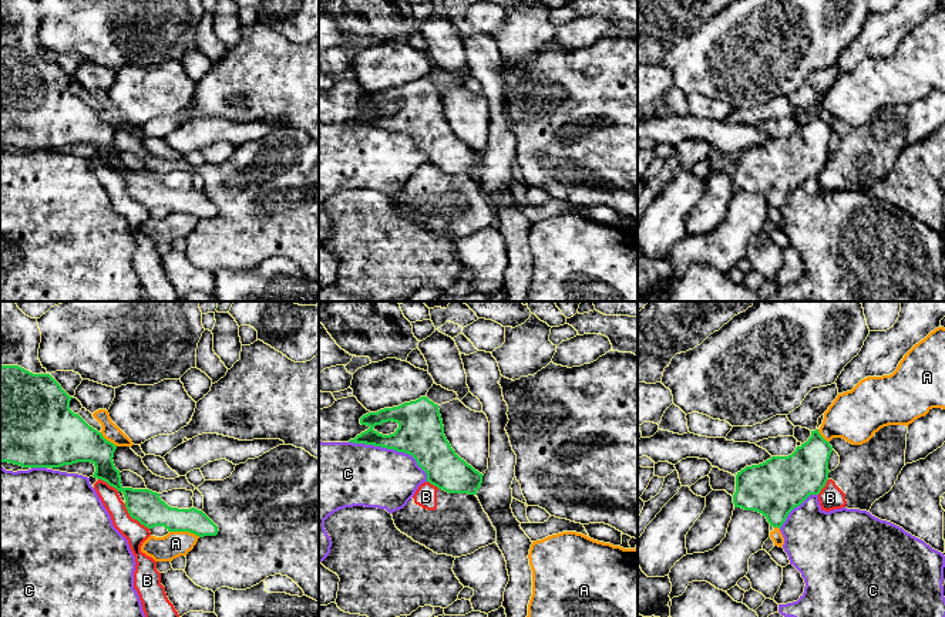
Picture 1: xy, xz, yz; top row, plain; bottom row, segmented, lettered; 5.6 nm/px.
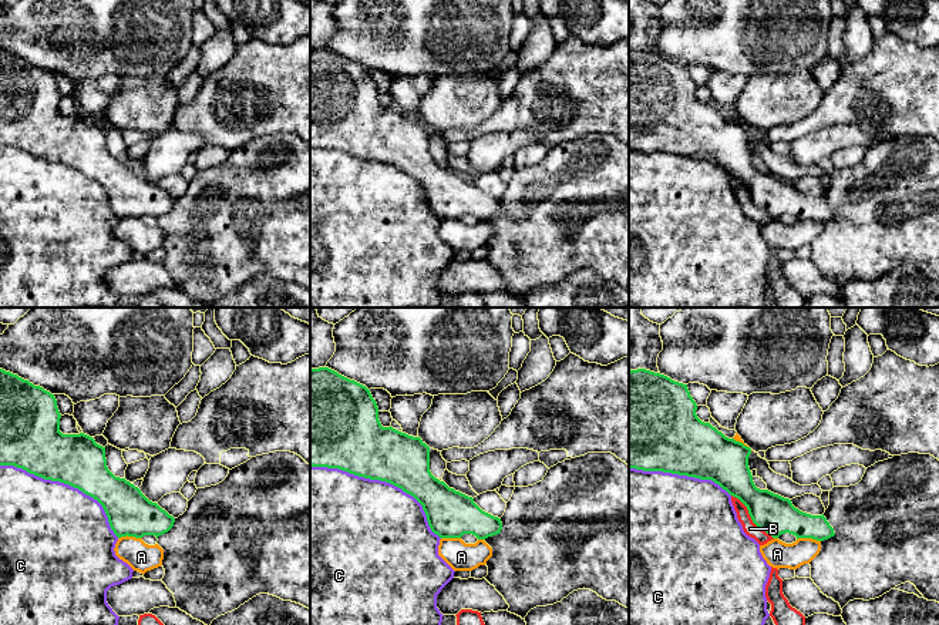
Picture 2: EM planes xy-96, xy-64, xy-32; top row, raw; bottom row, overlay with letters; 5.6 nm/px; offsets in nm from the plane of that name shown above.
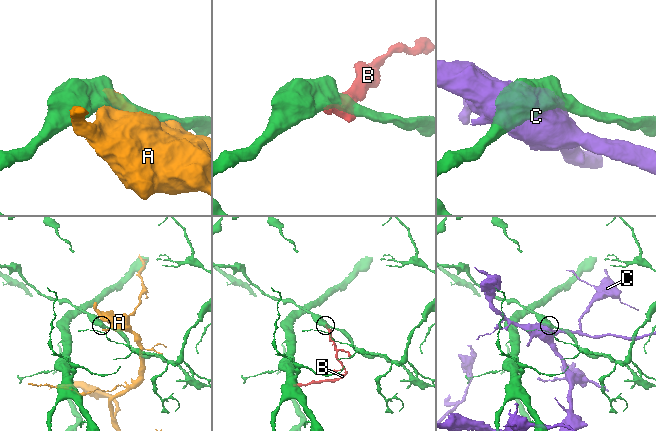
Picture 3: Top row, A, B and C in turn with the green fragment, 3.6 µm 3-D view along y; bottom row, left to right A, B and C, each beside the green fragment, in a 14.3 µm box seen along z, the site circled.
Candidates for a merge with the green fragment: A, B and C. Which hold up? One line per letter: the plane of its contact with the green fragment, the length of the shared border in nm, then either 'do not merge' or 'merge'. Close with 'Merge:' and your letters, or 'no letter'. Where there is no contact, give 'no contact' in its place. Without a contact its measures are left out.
A: xy | 180 nm | do not merge
B: xy | 200 nm | do not merge
C: xz | 500 nm | do not merge
Merge: no letter

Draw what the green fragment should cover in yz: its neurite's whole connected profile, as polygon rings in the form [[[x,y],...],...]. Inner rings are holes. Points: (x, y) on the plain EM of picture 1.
[[[818,111],[788,138],[771,138],[736,156],[734,189],[761,195],[770,208],[781,209],[788,195],[828,162],[833,128]]]

